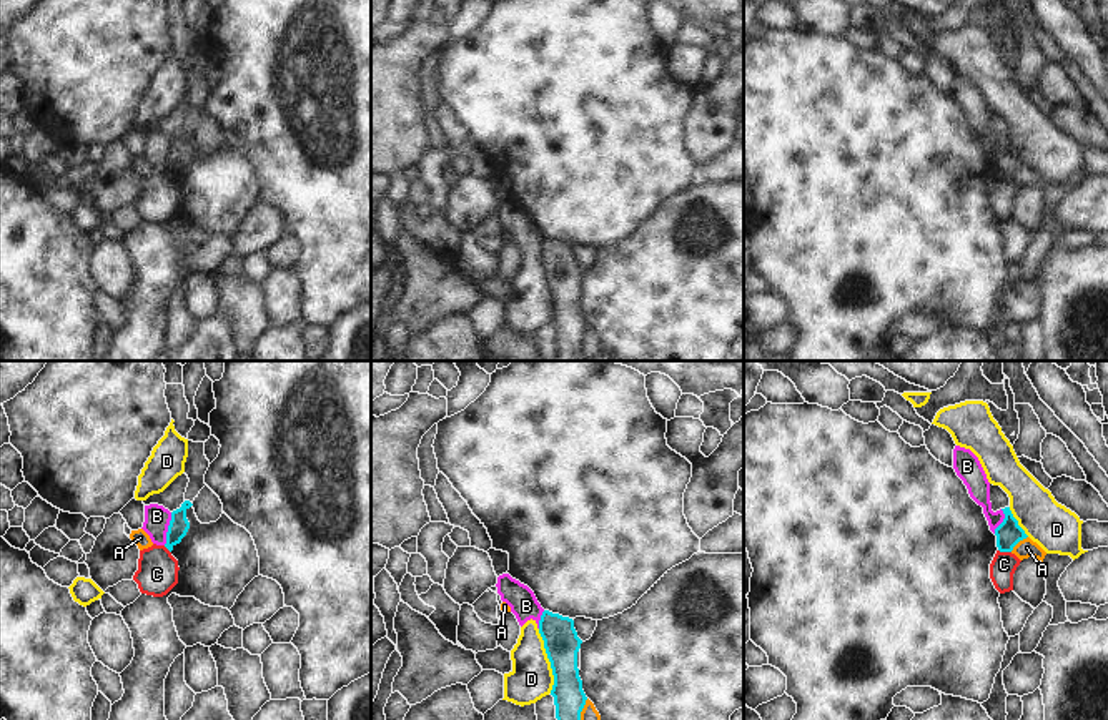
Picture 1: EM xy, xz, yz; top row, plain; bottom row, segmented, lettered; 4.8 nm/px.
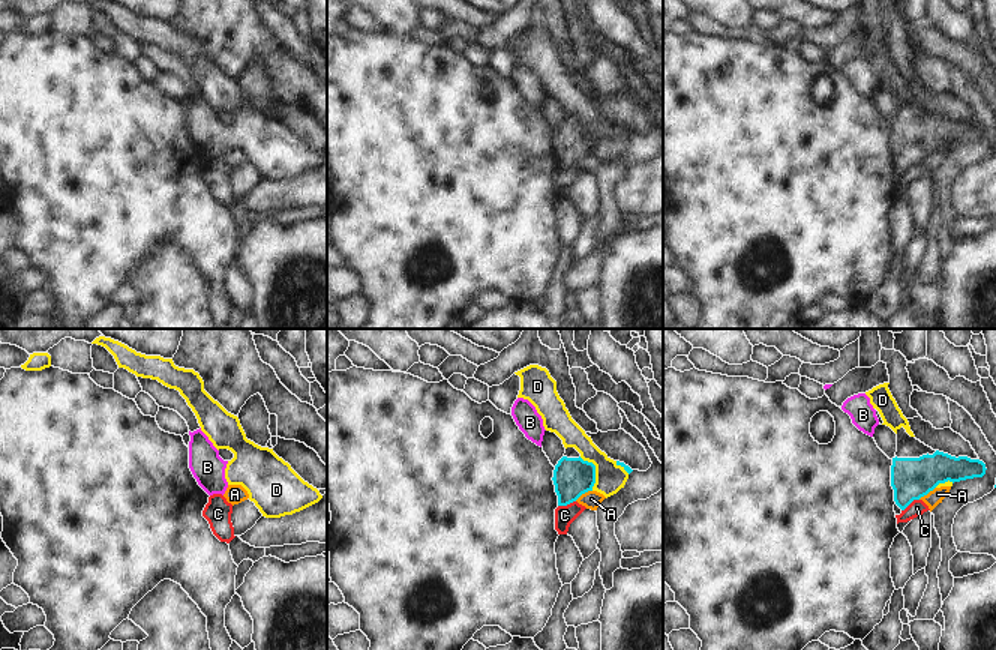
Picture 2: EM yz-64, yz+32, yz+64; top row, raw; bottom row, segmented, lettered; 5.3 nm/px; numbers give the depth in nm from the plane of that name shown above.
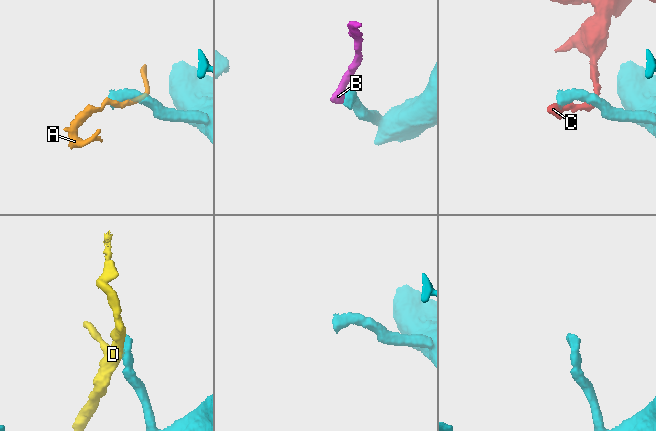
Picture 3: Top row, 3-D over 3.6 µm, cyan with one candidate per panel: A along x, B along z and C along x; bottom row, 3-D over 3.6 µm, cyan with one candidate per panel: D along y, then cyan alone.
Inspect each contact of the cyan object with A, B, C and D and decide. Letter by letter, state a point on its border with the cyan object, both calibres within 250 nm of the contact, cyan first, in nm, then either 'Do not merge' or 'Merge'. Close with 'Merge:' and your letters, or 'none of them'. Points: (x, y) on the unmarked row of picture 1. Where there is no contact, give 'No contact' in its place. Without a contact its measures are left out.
A: Touches cyan at yz (1018, 168). Thickness 120 nm (cyan) against 90 nm. Do not merge
B: Touches cyan at xy (168, 157). Thickness 100 nm (cyan) against 130 nm. Do not merge
C: Touches cyan at yz (1005, 178). Thickness 120 nm (cyan) against 120 nm. Do not merge
D: Touches cyan at xz (549, 288). Thickness 170 nm (cyan) against 200 nm. Do not merge
Merge: none of them.

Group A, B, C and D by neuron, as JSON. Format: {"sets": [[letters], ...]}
{"sets": [["A"], ["B", "D"], ["C"]]}

